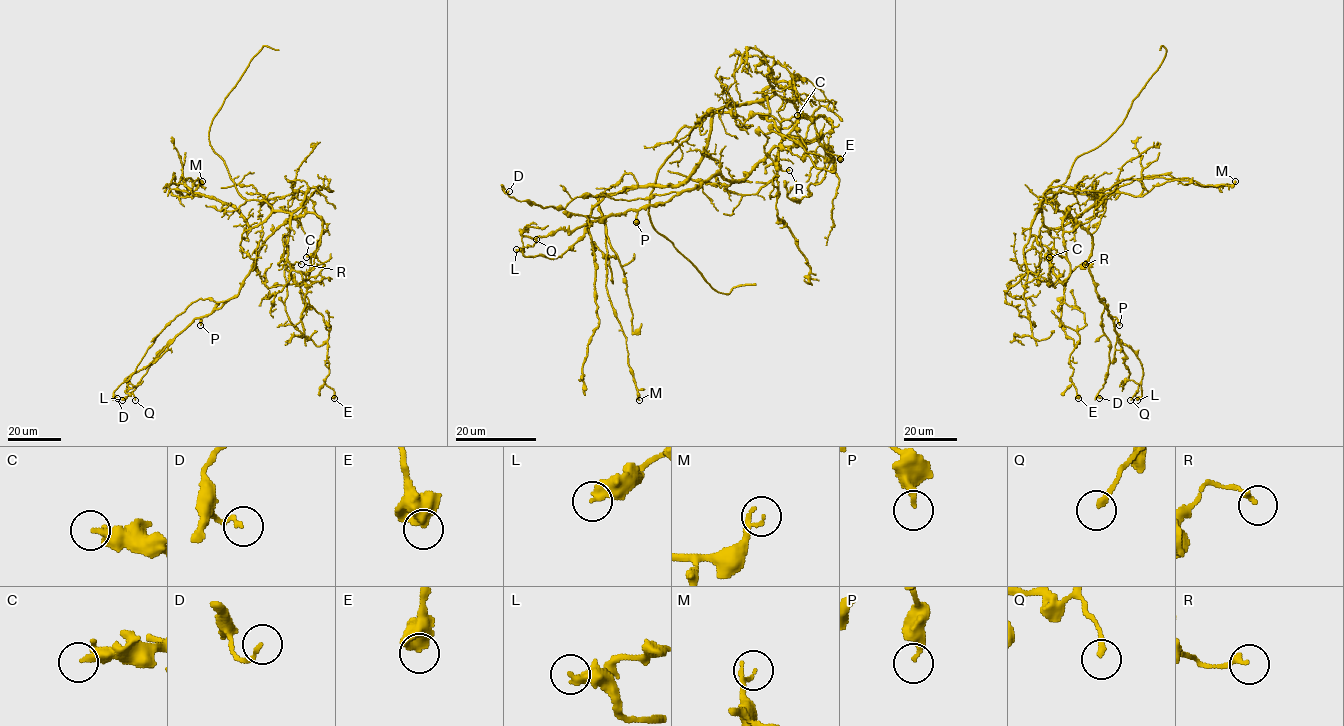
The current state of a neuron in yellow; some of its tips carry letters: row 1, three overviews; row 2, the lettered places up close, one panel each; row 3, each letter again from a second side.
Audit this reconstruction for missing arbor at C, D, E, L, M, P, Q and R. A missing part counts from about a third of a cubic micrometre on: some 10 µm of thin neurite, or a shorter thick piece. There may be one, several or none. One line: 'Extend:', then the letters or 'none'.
Extend: none

